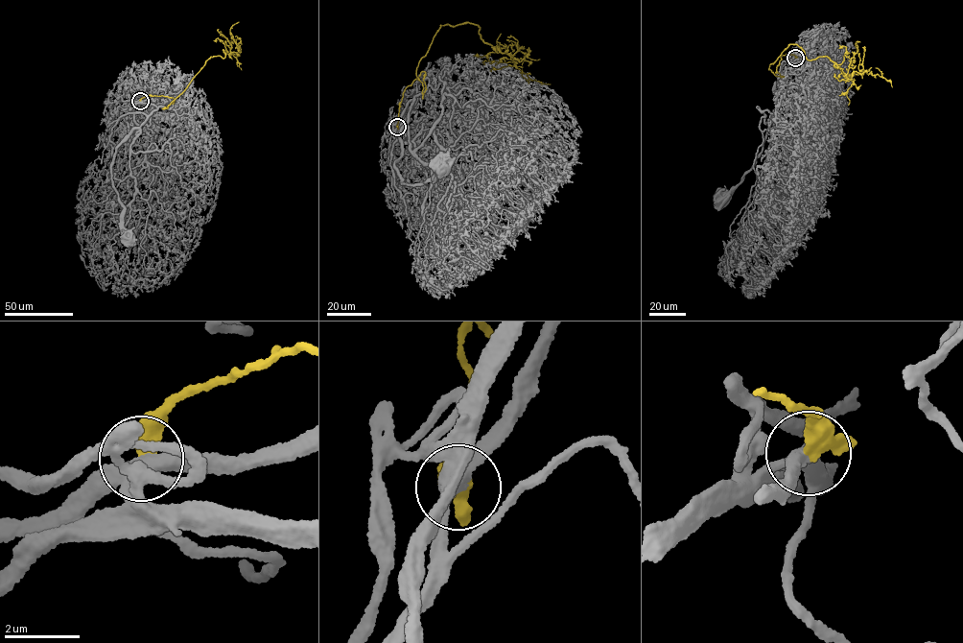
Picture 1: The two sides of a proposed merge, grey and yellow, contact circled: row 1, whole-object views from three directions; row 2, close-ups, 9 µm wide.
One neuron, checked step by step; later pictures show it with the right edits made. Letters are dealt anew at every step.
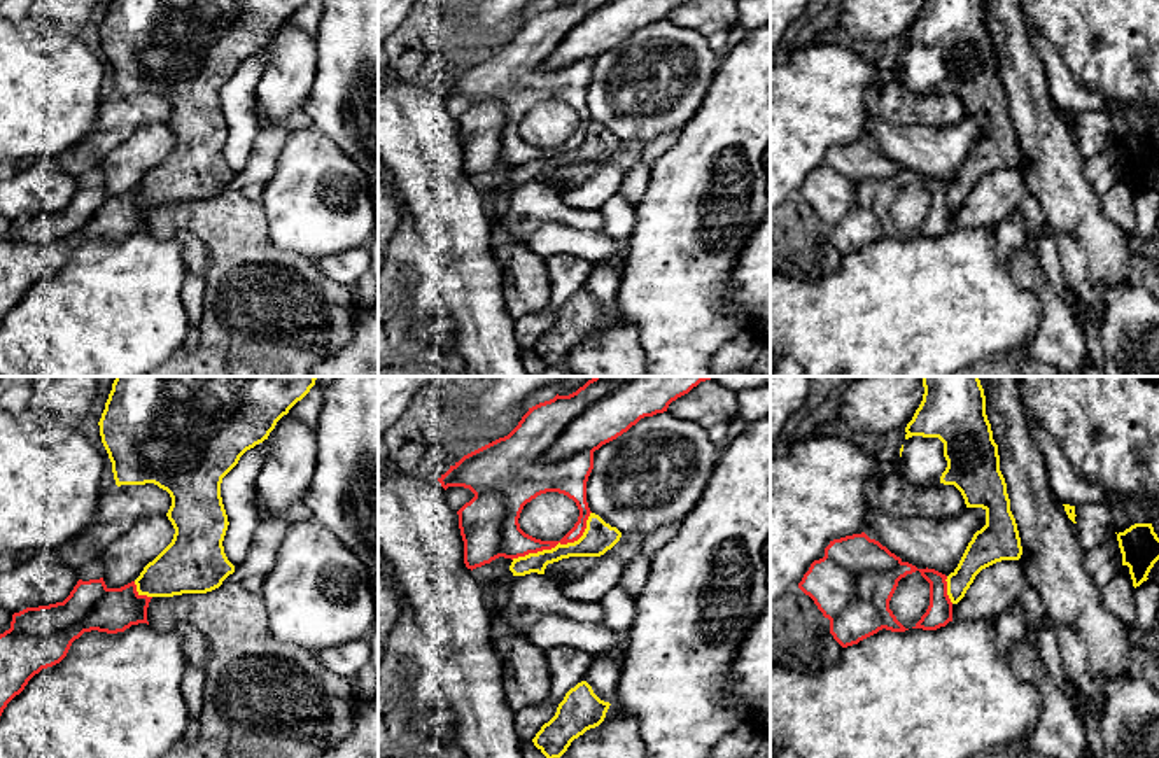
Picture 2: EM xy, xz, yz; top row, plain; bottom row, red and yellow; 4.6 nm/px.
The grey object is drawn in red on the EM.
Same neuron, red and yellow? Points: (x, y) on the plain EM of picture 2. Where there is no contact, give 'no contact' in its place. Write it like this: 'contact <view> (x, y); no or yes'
contact xz (557, 151); no

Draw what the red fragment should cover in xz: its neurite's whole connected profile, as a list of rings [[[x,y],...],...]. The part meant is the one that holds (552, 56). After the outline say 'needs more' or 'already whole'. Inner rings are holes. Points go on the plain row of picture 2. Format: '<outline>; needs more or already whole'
[[[572,0],[539,11],[522,25],[518,33],[450,74],[438,86],[441,95],[464,95],[474,105],[459,119],[459,137],[464,149],[464,172],[476,177],[492,168],[518,166],[551,158],[558,151],[578,149],[590,124],[587,89],[594,77],[594,60],[616,47],[644,25],[667,19],[669,12],[688,0]],[[546,100],[572,107],[580,117],[578,130],[560,149],[541,149],[520,137],[518,126],[527,110]]]; already whole

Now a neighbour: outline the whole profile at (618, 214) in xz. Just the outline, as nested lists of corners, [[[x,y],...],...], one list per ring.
[[[622,194],[611,196],[601,208],[604,215],[602,233],[615,240],[627,240],[636,226],[636,208]]]

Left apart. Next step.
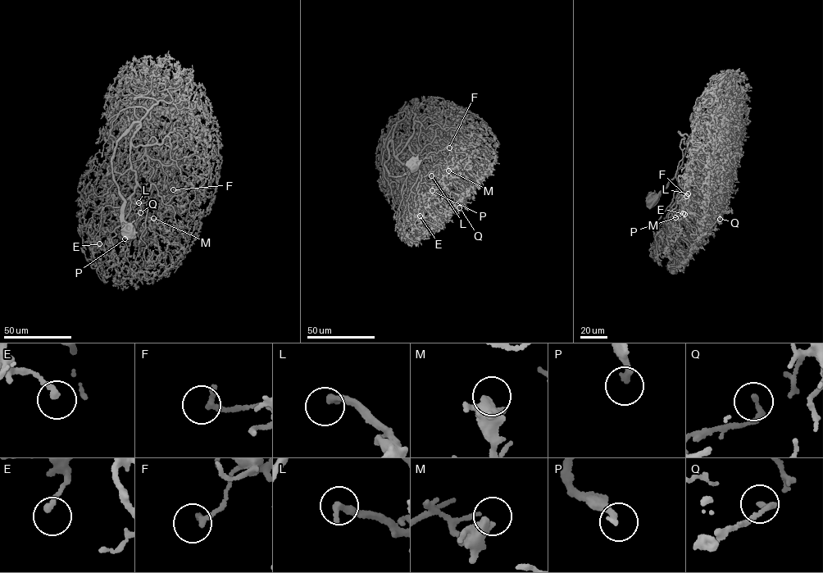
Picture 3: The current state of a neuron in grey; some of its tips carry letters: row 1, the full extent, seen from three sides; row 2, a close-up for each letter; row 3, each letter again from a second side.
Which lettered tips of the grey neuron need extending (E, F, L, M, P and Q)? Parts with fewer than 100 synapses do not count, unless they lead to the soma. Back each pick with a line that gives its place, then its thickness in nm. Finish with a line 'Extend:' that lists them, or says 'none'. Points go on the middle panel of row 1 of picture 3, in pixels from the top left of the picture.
P: (432, 190) | 200 nm
Extend: P

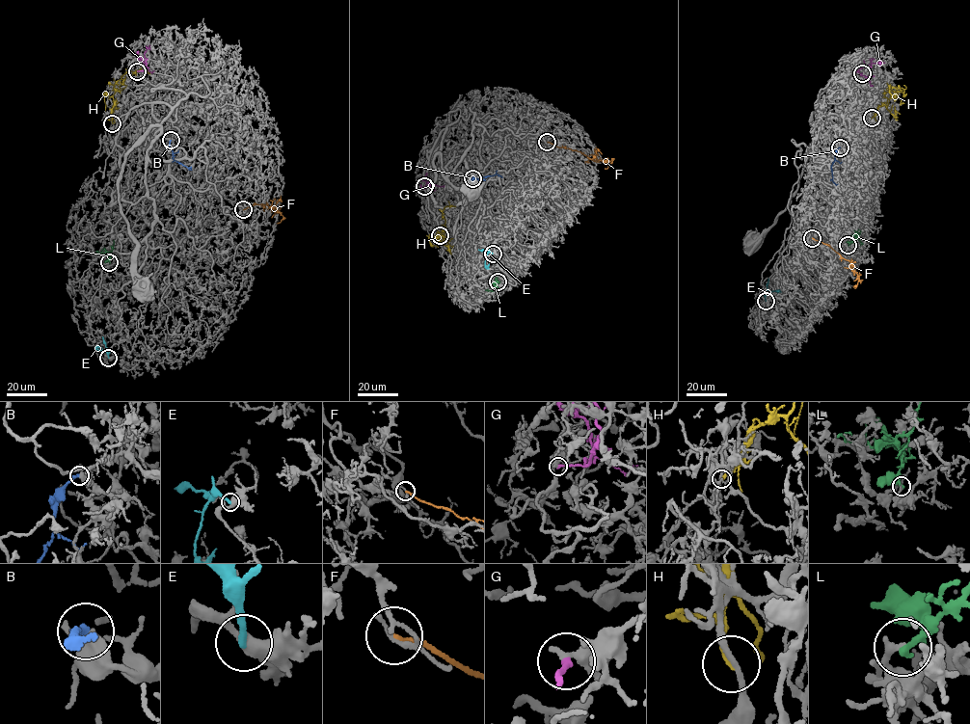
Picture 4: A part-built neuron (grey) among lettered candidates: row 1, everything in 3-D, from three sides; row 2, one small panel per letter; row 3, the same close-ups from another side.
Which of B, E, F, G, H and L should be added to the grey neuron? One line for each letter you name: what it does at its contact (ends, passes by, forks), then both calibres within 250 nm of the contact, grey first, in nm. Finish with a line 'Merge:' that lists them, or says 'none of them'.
Merge: none of them

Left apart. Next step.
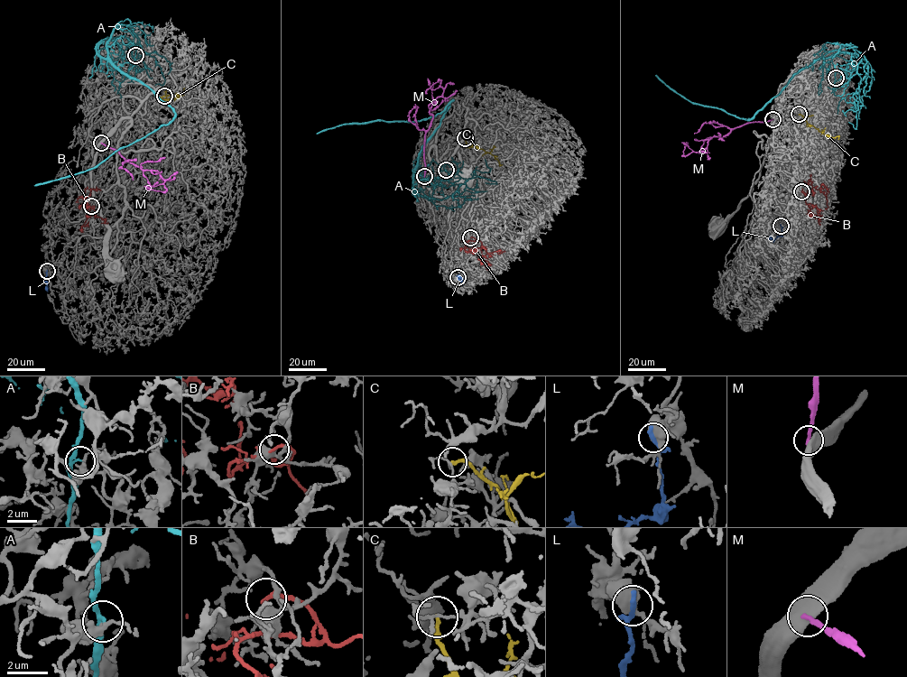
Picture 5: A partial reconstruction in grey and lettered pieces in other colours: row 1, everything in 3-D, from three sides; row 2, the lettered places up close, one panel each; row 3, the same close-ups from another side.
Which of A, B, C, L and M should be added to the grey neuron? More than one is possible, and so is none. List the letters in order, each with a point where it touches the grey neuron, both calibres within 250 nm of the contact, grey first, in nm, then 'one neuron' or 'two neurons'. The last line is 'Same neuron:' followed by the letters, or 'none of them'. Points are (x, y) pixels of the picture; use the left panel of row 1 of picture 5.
A: (135, 55) | 280/170 nm | two neurons
B: (91, 206) | 320/220 nm | two neurons
C: (164, 96) | 100/200 nm | two neurons
L: (47, 271) | 480/360 nm | two neurons
M: (101, 143) | 700/240 nm | two neurons
Same neuron: none of them

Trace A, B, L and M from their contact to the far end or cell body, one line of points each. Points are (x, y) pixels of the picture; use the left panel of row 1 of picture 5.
A: (135, 56), (129, 32), (115, 27), (107, 44), (113, 63), (171, 108), (172, 120), (94, 168), (34, 186)
B: (92, 206), (94, 207), (87, 209), (87, 203), (84, 199), (88, 199), (87, 202), (90, 208), (87, 215)
L: (47, 271), (47, 289), (45, 286)
M: (101, 143), (143, 170), (157, 171), (165, 180), (166, 189), (164, 192), (143, 186)

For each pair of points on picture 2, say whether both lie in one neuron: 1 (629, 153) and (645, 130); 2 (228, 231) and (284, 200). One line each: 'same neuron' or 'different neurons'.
1: different neurons
2: different neurons

